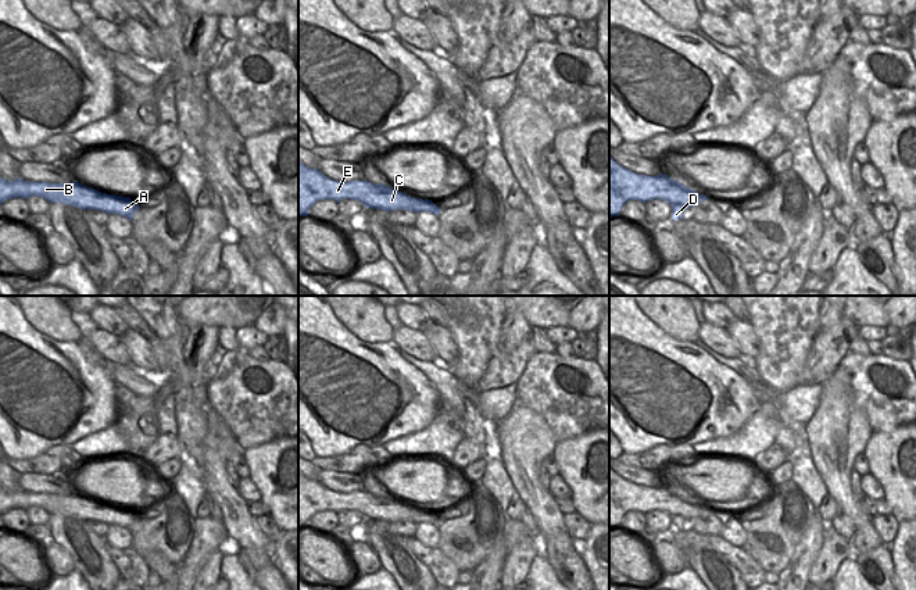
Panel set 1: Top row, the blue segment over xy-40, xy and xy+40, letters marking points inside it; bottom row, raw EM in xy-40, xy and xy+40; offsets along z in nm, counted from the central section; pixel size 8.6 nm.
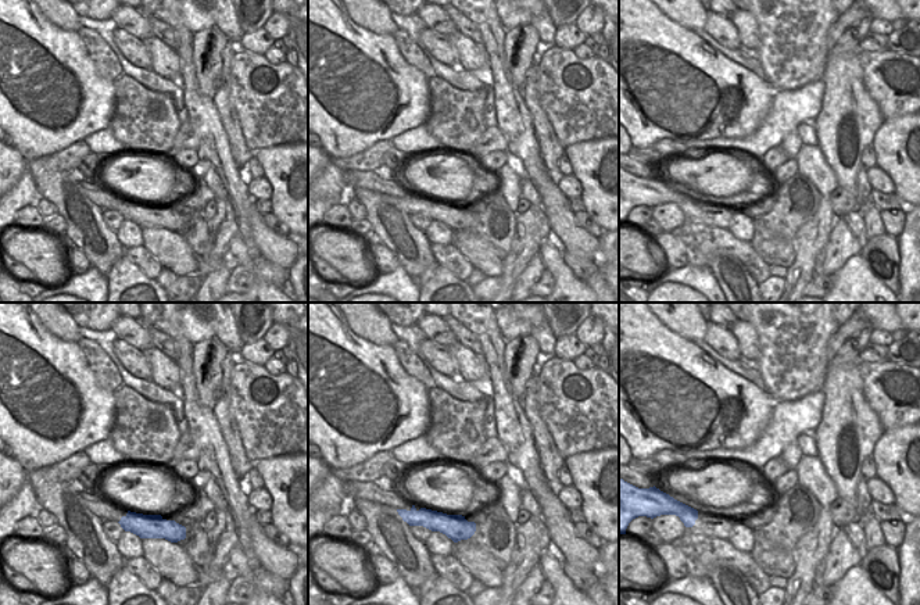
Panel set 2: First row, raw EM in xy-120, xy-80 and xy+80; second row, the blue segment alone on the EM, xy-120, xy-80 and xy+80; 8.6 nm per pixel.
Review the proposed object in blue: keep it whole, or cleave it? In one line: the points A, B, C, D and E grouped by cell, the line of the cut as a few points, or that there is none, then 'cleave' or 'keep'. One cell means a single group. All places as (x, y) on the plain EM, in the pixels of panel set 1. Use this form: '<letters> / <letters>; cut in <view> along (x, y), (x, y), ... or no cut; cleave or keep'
A B C D E; no cut; keep

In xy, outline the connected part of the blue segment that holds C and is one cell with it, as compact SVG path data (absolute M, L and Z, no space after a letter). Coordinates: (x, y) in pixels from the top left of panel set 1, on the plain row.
M298 471L298 523L301 528L309 526L309 519L318 511L354 509L365 519L384 522L409 521L414 523L429 522L439 526L440 518L432 511L422 511L407 507L404 503L391 500L383 494L373 496L368 491L337 493L325 487L318 479L311 480Z

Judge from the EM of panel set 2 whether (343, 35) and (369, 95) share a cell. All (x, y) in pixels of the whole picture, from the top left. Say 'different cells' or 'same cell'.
same cell

